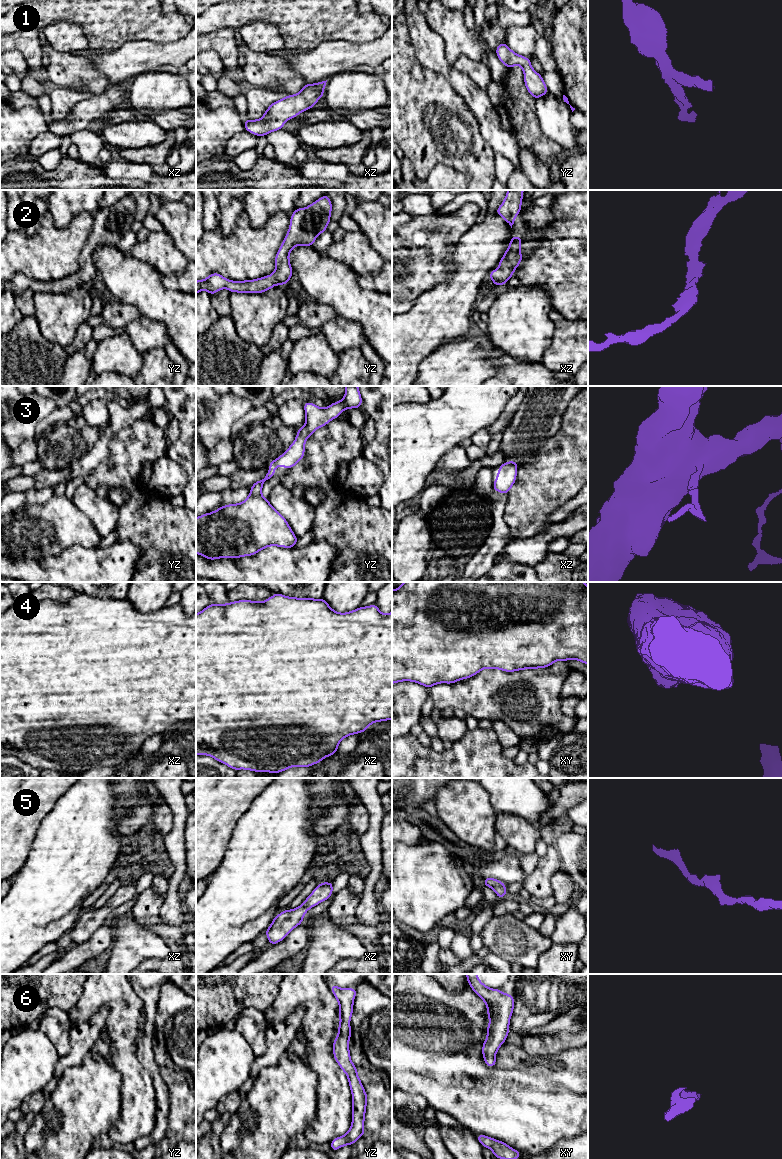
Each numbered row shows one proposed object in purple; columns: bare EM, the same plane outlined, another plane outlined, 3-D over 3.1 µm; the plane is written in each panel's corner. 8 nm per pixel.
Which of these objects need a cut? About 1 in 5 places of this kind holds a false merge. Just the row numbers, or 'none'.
none

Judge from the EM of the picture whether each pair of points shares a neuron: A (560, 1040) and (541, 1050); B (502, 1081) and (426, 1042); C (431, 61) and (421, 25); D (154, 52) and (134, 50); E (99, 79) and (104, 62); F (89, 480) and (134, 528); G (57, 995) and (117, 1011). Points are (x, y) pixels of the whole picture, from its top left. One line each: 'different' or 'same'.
A: same
B: same
C: same
D: same
E: different
F: same
G: different

